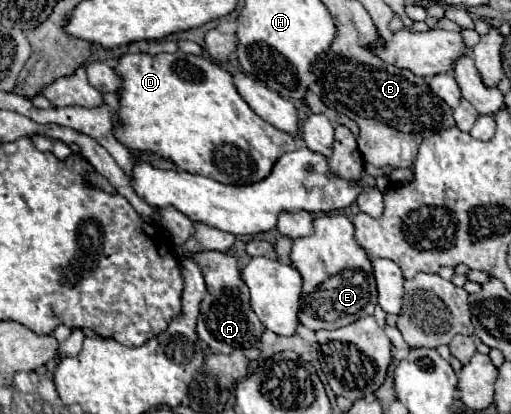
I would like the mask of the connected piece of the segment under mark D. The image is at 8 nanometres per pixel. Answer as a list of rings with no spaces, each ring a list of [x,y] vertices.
[[[129,52],[119,58],[115,72],[123,78],[115,136],[133,152],[157,152],[159,156],[169,156],[169,160],[173,160],[179,170],[185,170],[189,174],[209,176],[221,184],[247,186],[265,180],[271,174],[275,162],[285,152],[297,148],[295,138],[257,116],[237,92],[233,76],[205,56],[191,56],[183,52],[157,56],[145,52]]]

